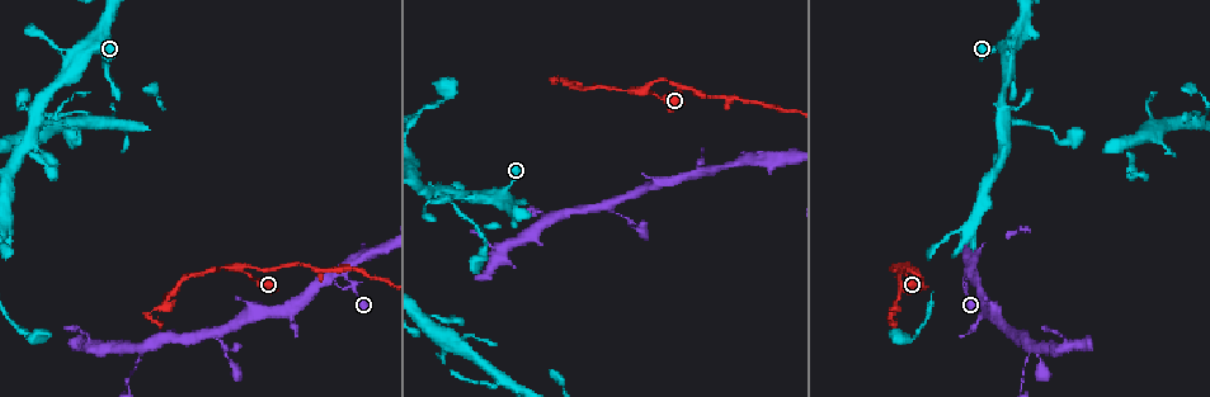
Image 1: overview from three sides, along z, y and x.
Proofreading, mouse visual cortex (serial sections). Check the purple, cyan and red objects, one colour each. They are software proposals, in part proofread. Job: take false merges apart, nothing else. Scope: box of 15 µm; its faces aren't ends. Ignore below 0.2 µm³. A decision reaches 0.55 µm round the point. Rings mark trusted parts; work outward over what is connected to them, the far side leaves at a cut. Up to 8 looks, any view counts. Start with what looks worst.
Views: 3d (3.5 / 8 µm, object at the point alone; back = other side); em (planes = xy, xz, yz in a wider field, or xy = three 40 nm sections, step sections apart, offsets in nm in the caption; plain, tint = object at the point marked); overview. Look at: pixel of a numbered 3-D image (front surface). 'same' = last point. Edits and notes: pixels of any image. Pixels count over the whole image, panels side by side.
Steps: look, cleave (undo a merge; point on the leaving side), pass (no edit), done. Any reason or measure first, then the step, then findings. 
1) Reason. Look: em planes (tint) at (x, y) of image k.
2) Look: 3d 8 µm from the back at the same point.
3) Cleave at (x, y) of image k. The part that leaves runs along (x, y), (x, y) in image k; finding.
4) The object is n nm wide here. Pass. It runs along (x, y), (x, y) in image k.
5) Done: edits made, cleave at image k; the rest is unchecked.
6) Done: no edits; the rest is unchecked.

Sharp bend. Look: 3d 8 µm at (651, 90) of image 1.

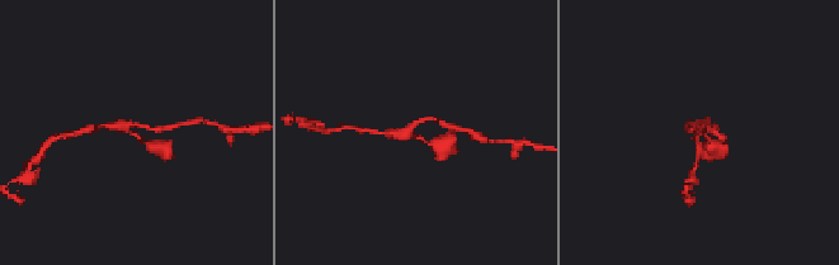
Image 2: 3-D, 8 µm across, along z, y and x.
Look: em planes (tint) at (414, 136) of image 2.

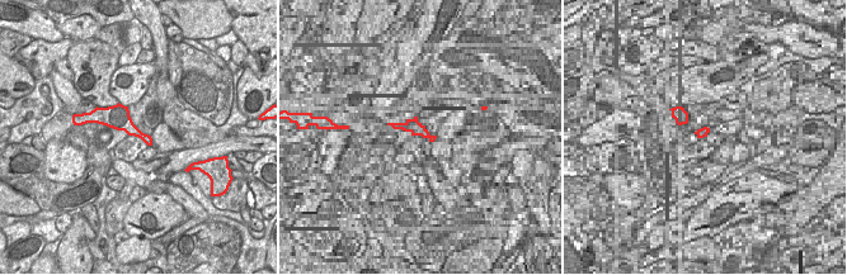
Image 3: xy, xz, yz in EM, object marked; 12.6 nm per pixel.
Pass. It runs along (713, 148), (698, 127), (687, 127) in image 2; all the same cell.

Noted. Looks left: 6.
Arms part here. Look: 3d 3.5 µm at (1000, 123) of image 1.

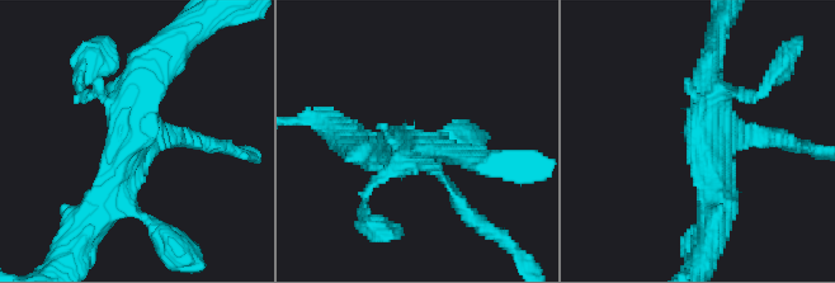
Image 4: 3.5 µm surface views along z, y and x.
Now the EM. Look: em xy step 3 (tint) at (132, 138) of image 4.

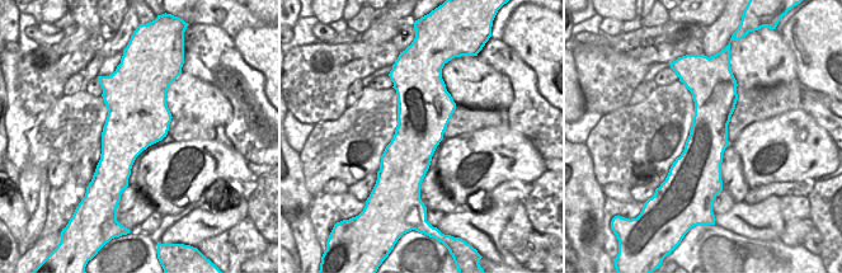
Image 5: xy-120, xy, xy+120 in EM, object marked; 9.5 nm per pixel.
The object is 550 nm wide here. Pass. It runs along (163, 60), (131, 92), (100, 212) in image 4; continuous, no second cell.

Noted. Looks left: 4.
Abrupt turn. Look: 3d 8 µm at (967, 271) of image 1.

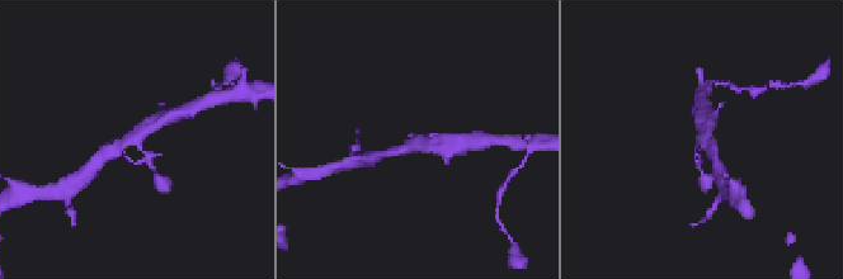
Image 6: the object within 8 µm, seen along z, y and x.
Need the tissue. Look: em xy step 5 (tint) at (137, 143) of image 6.

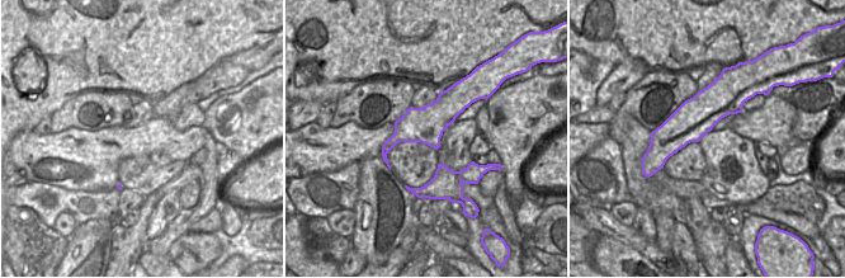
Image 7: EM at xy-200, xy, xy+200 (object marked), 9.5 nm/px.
Pass. It runs along (454, 89), (423, 125), (386, 149) in image 7; one cell here.

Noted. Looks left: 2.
Done: no edits; the rest is unchecked.

